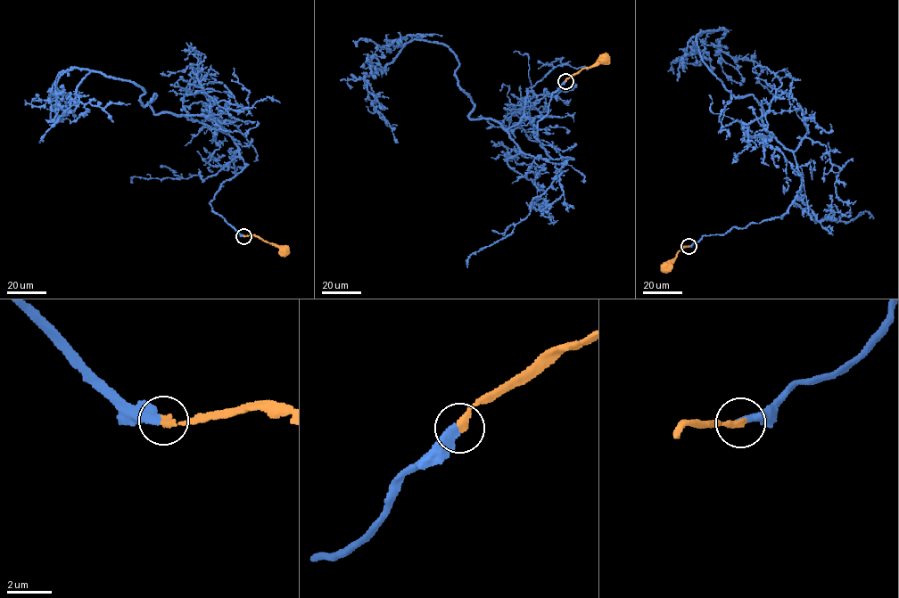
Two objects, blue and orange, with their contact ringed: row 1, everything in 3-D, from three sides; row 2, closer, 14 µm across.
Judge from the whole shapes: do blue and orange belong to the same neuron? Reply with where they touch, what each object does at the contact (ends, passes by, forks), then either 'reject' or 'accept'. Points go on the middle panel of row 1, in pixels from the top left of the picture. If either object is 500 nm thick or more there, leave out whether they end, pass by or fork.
(565, 81) | blue ends | orange ends | accept

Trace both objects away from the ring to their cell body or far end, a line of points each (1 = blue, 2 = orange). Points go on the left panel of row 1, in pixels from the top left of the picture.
1: (243, 236), (210, 203), (244, 167), (231, 137), (86, 68), (48, 99), (74, 118)
2: (243, 236), (257, 235), (286, 249)

